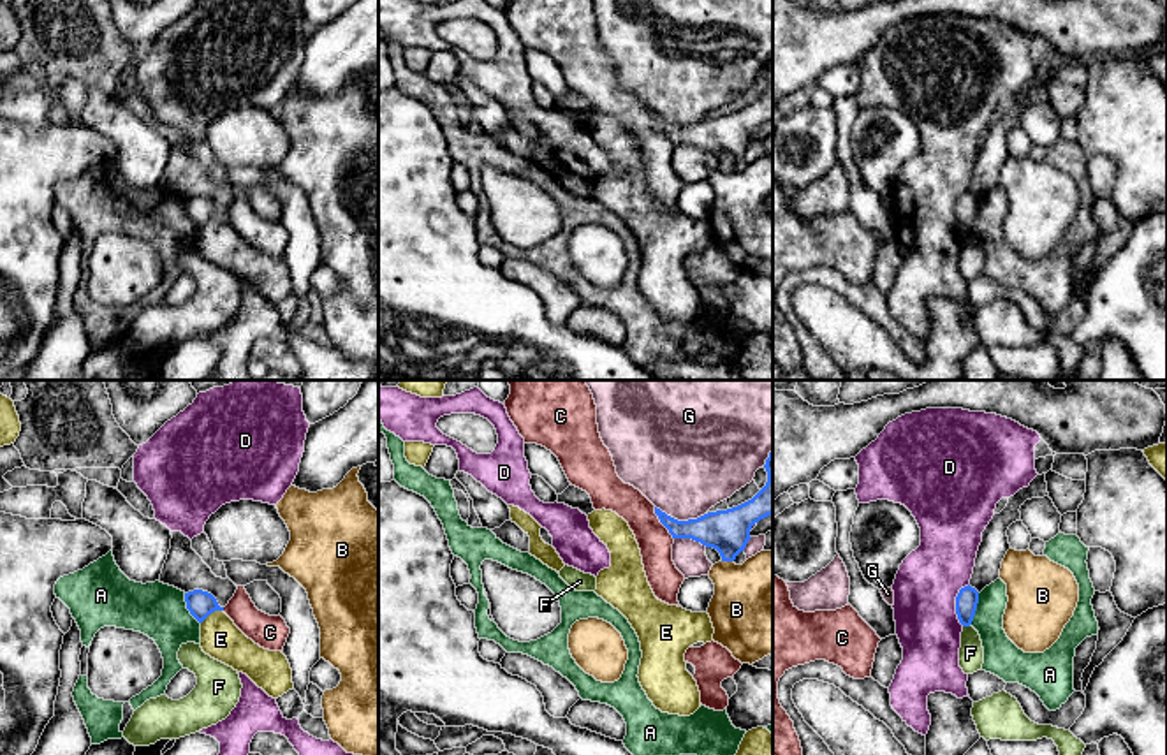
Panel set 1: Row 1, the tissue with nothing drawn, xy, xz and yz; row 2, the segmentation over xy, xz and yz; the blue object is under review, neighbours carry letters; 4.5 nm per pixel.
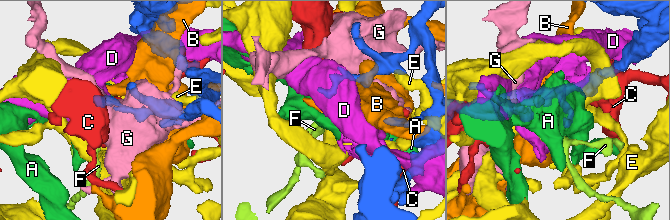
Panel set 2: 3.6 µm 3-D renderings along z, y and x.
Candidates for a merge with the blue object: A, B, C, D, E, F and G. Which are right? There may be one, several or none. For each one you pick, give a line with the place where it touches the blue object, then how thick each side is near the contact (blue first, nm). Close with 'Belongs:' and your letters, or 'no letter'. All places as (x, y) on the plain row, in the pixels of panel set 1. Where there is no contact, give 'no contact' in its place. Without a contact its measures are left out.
Belongs: no letter

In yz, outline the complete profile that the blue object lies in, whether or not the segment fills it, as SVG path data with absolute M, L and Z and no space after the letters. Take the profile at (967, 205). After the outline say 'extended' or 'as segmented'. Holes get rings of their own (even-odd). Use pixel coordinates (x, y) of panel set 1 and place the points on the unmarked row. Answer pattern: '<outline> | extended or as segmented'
M970 190L961 194L956 202L956 220L963 232L970 232L977 216L979 197Z | as segmented

